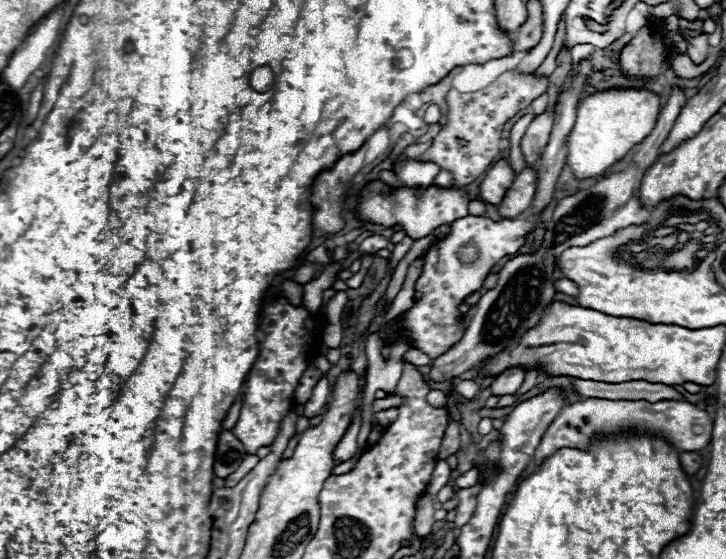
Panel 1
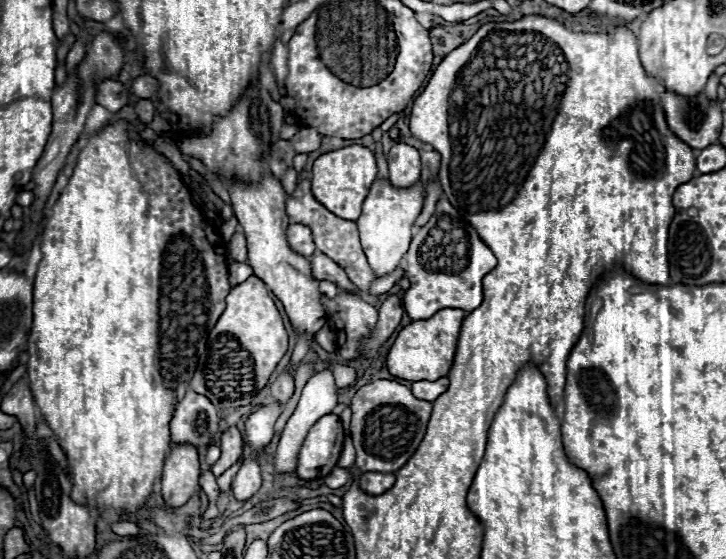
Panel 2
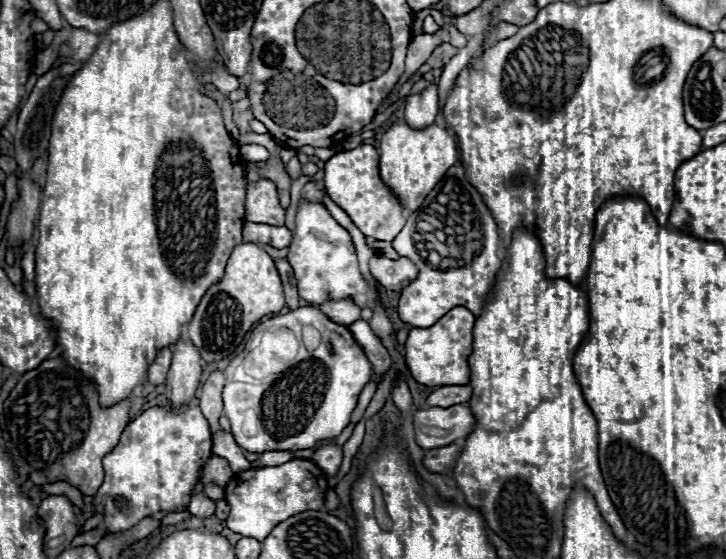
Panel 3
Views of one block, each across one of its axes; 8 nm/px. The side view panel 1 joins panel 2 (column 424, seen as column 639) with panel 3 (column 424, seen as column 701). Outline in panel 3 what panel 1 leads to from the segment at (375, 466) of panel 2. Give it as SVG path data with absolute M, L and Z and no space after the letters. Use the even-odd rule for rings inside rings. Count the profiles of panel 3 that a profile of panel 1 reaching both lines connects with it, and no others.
M456 404L450 408L420 408L414 412L414 432L420 448L448 446L458 438L466 438L474 426L474 416L468 406Z

